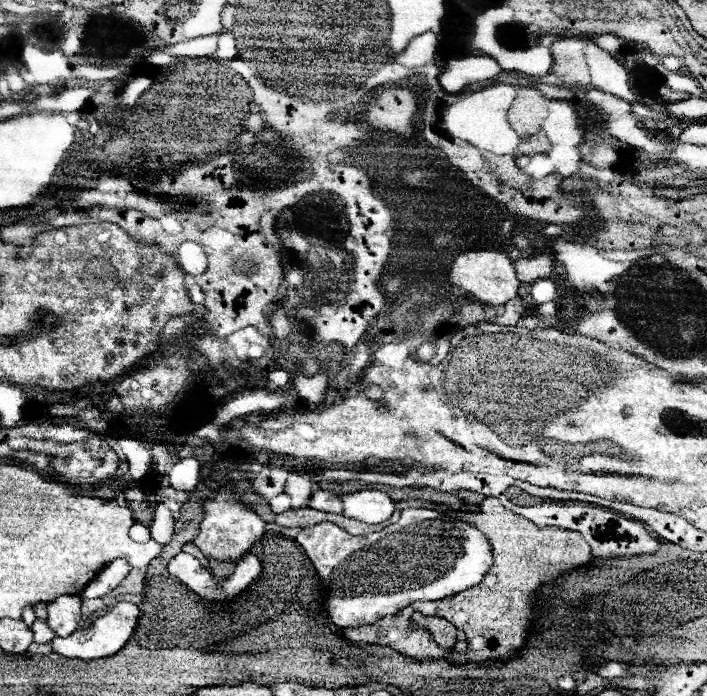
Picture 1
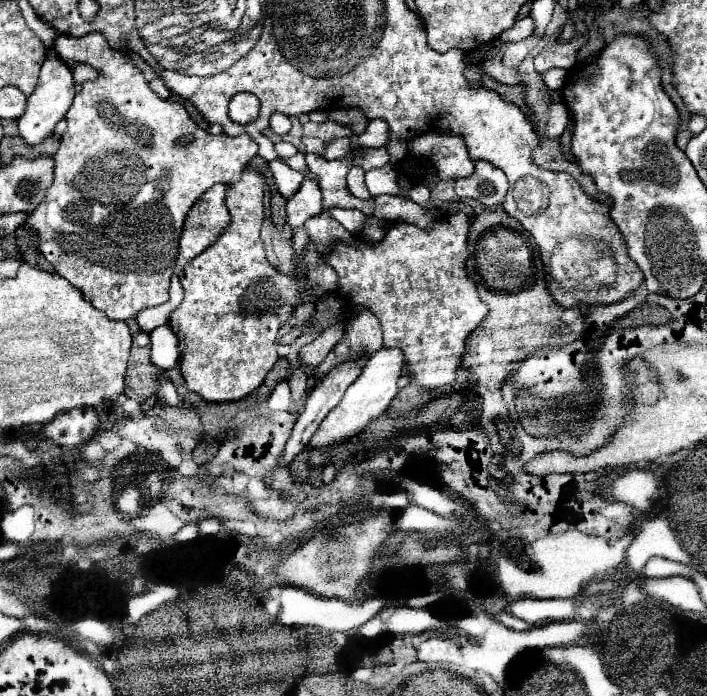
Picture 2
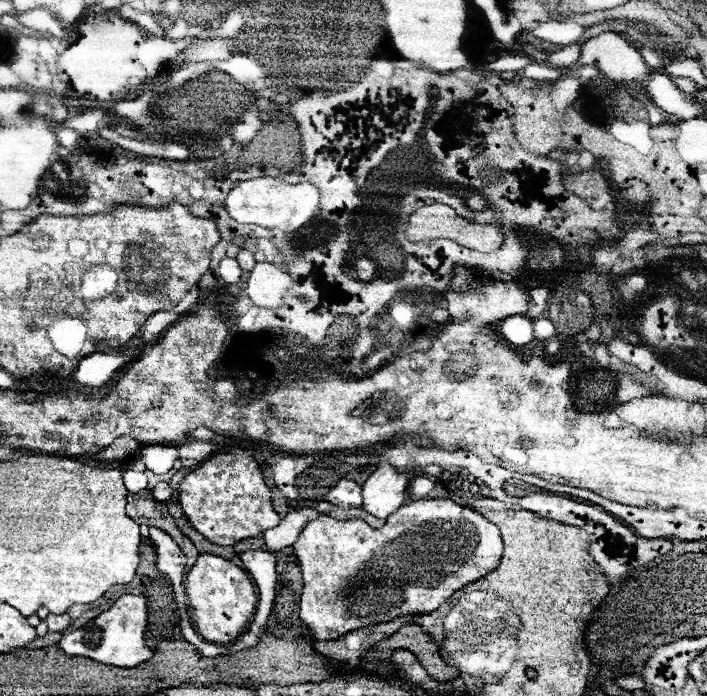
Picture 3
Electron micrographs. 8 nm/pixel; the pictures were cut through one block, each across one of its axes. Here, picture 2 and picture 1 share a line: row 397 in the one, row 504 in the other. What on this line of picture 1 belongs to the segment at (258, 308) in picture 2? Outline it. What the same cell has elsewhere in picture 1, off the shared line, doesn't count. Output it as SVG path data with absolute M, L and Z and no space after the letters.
M222 486L214 492L212 498L202 500L202 512L204 512L204 518L200 522L200 534L194 540L194 544L208 558L212 557L221 562L230 560L236 562L240 560L240 556L248 554L254 542L260 540L264 534L266 522L236 498L232 486Z

